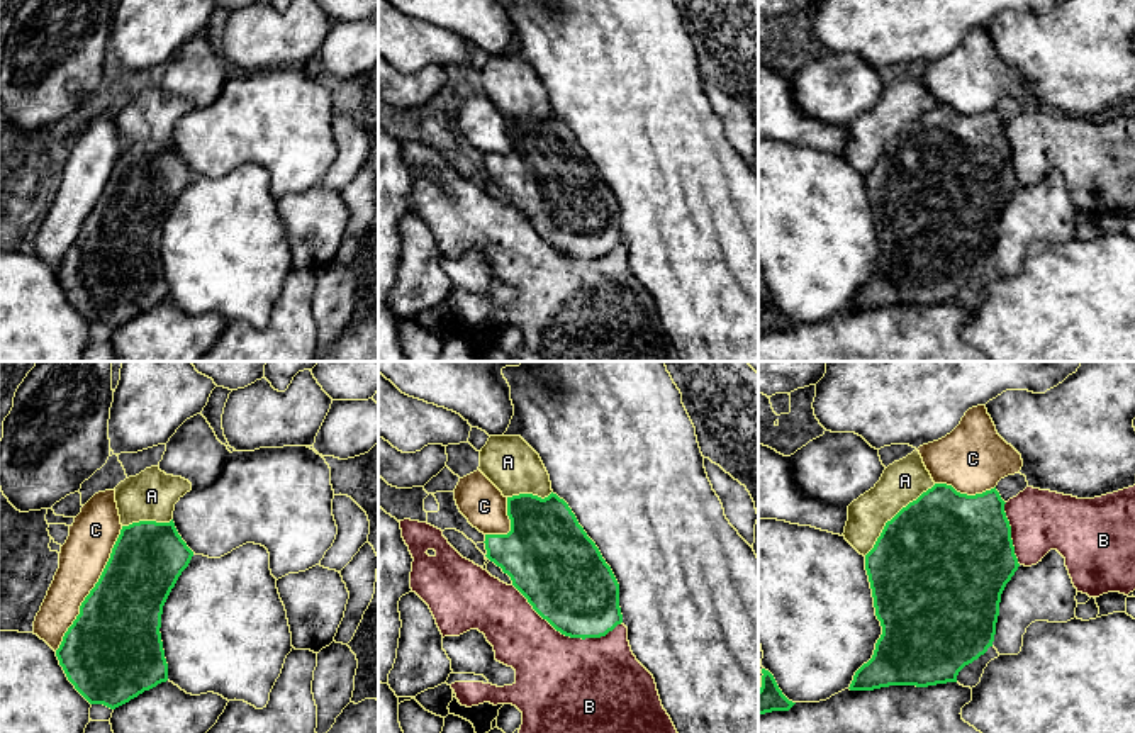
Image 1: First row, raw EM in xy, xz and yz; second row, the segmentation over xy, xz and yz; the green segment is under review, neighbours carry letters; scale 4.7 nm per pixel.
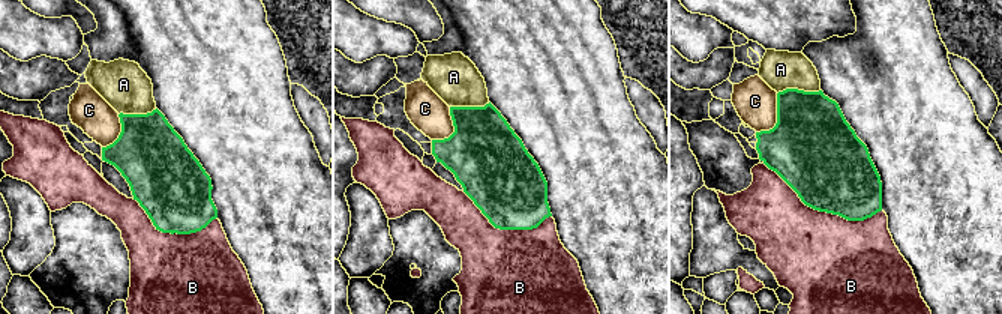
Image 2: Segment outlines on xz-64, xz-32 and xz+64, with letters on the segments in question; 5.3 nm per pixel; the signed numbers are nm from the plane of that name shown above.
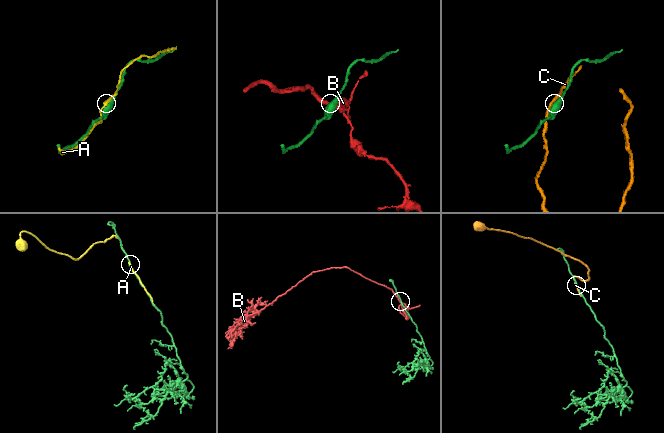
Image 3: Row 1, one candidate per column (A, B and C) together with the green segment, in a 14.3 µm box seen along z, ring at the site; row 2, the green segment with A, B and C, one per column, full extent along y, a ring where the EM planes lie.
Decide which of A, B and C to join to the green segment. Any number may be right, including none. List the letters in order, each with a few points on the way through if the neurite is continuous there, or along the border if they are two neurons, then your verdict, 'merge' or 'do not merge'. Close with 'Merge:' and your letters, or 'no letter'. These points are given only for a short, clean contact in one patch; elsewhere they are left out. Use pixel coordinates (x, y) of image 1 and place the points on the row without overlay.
A: merge
B: do not merge
C: do not merge
Merge: A

